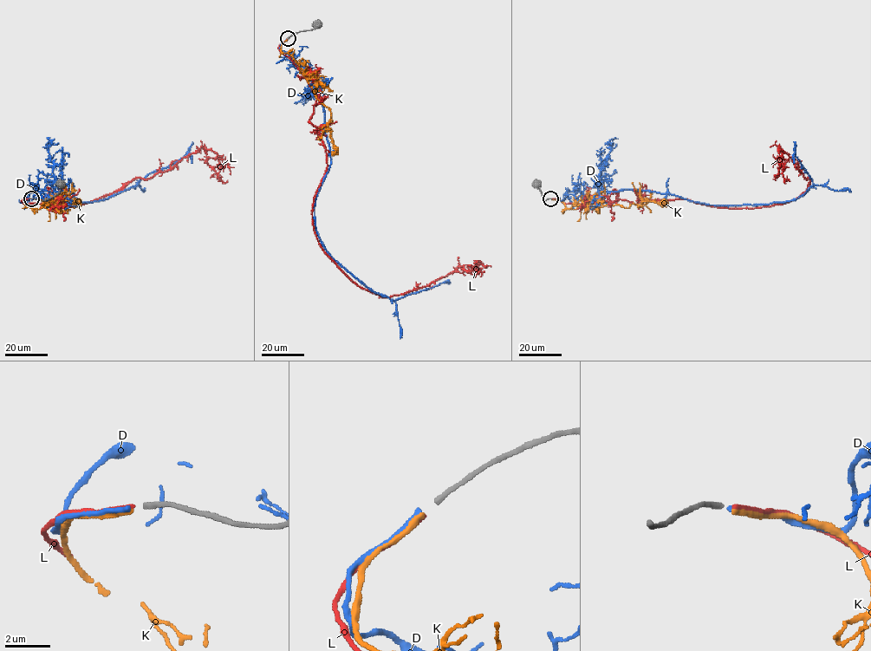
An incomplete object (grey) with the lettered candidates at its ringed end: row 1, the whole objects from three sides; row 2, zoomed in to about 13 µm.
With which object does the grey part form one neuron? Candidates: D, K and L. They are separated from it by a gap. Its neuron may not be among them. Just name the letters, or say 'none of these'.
D

